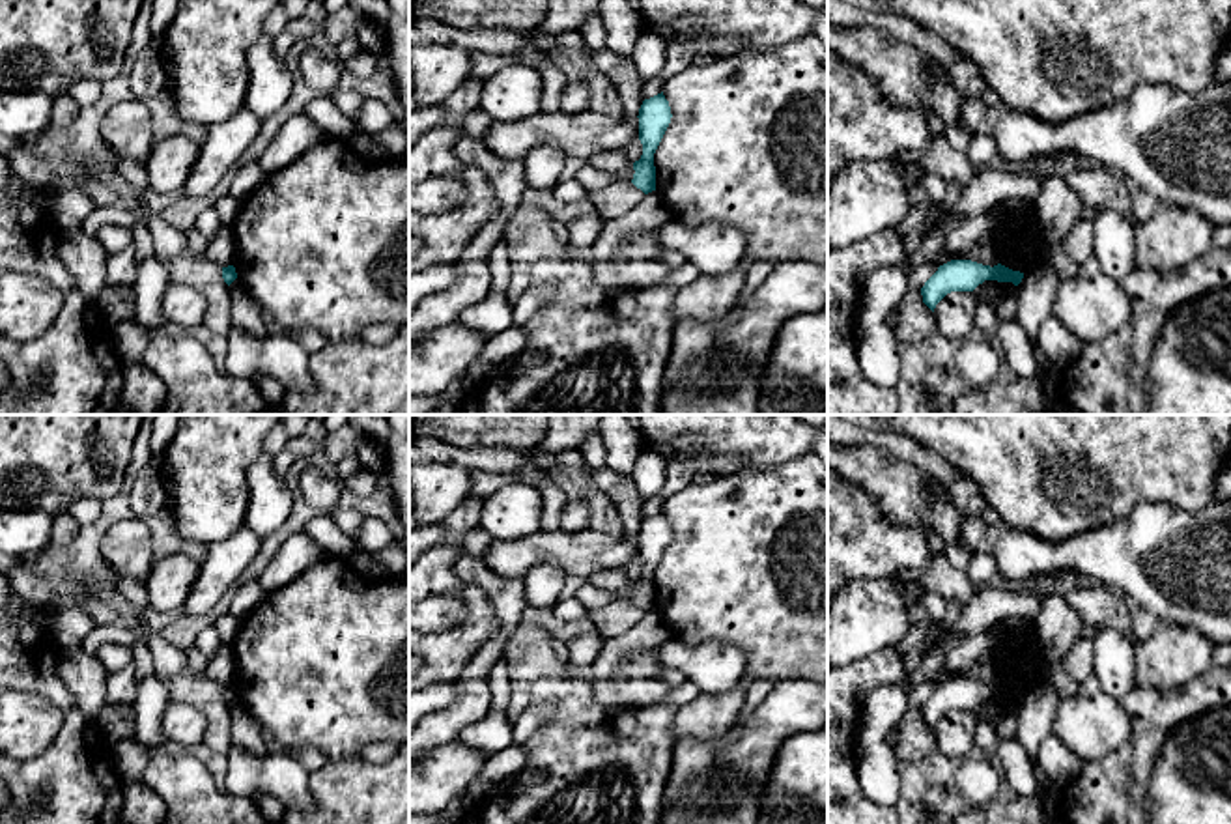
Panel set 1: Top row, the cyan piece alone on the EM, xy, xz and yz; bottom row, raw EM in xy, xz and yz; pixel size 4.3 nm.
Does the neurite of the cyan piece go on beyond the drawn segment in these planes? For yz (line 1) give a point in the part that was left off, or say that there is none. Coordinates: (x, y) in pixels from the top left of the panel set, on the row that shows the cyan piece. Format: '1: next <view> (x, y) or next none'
1: next none

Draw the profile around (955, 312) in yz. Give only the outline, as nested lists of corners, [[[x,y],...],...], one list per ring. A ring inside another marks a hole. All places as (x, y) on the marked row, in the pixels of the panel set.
[[[951,291],[934,308],[936,329],[947,338],[969,340],[975,334],[977,297],[973,291]]]

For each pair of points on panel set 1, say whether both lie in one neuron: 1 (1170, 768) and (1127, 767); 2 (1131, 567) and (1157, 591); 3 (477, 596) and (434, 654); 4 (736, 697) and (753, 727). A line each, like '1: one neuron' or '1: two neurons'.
1: two neurons
2: one neuron
3: one neuron
4: two neurons

